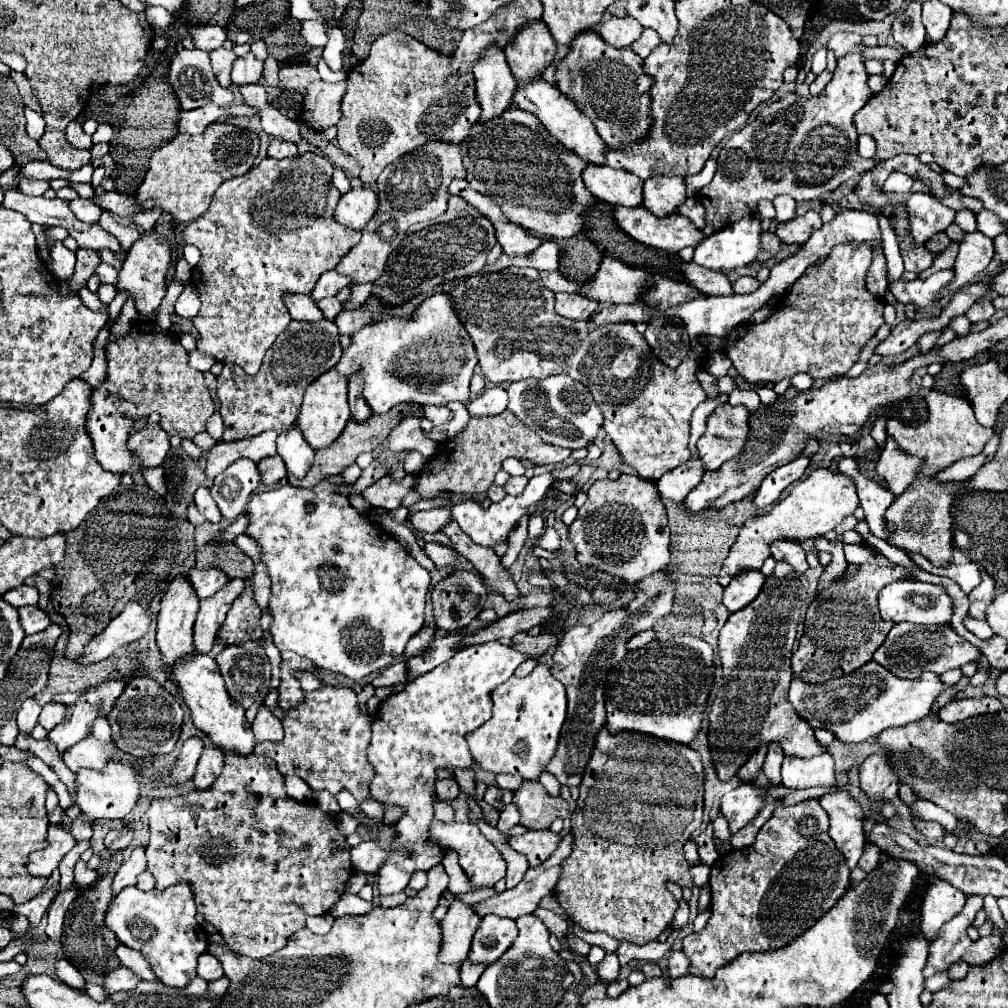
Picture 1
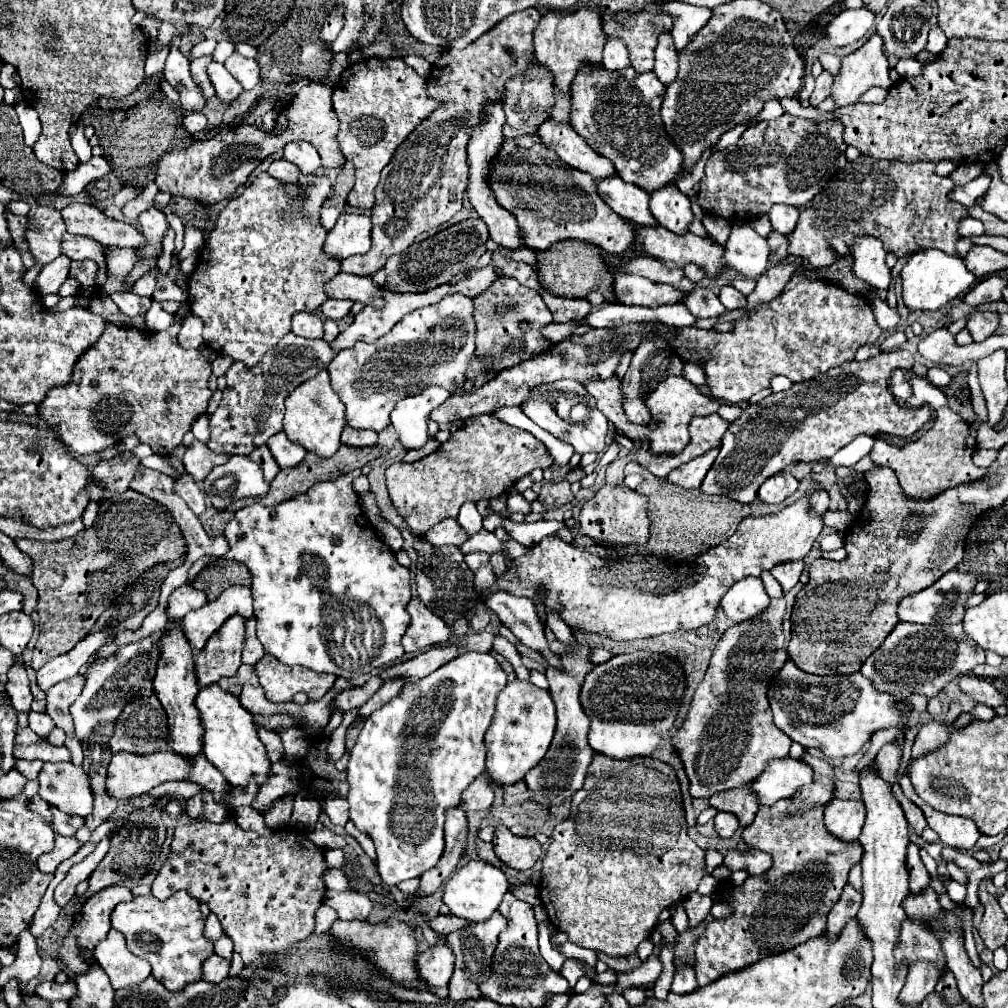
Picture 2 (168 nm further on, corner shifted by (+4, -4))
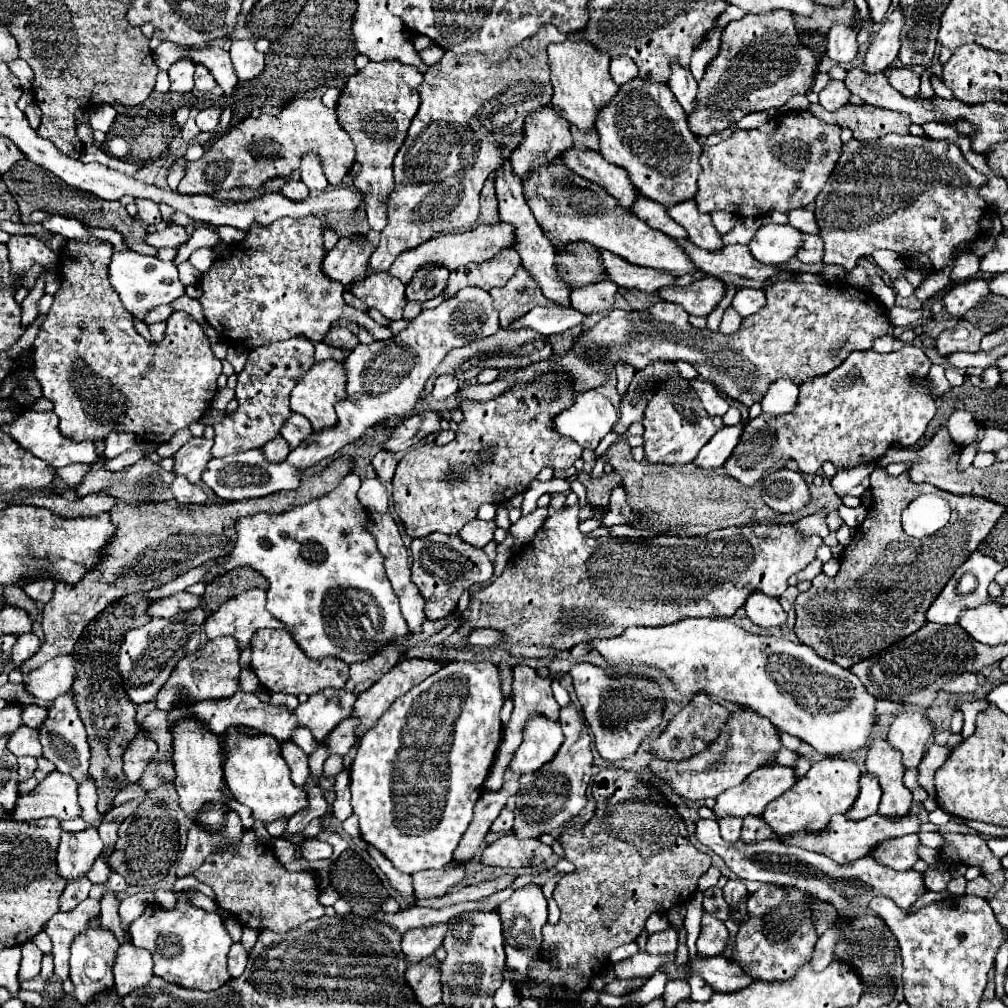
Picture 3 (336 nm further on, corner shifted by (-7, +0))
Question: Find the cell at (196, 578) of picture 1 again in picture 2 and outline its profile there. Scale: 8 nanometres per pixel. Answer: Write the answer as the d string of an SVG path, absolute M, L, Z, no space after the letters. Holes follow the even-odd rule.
M183 584L169 596L165 612L167 612L169 620L177 622L177 620L183 620L183 616L187 612L201 608L205 602L207 602L207 598L203 592L195 590L191 584Z

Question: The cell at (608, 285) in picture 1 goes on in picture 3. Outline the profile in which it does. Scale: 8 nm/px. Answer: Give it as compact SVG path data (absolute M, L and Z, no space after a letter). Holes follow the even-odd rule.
M706 276L704 280L692 282L688 286L666 286L654 292L660 300L682 306L688 314L708 316L724 296L722 280Z

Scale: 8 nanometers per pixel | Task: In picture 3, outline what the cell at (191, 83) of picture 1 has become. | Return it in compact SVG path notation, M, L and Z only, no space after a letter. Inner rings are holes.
M182 58L176 64L172 64L170 70L168 70L170 90L174 90L174 92L192 92L194 72L196 72L196 64L188 58Z

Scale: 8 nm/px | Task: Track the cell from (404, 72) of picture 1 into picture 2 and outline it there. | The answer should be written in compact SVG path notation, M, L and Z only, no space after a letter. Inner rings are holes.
M365 58L351 64L333 86L333 112L339 118L337 142L345 158L355 164L357 176L357 182L347 196L351 208L373 208L379 174L389 164L395 148L439 106L437 100L427 98L425 84L425 78L421 78L401 58Z

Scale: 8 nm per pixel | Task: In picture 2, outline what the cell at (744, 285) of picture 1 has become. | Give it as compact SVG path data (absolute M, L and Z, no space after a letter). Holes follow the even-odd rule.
M723 286L721 294L719 294L719 300L727 310L737 310L737 308L747 306L747 298L739 290L735 290L733 286Z

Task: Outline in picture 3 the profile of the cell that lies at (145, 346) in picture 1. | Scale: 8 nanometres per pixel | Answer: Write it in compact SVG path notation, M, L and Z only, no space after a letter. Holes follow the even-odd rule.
M80 240L66 242L60 252L60 290L54 294L54 304L34 340L34 370L38 372L44 398L54 404L52 410L60 420L58 428L68 440L102 442L112 430L118 430L120 418L130 412L126 424L122 424L122 432L132 432L150 444L164 444L176 430L188 428L192 422L200 420L210 406L218 390L216 380L222 374L222 360L214 356L200 324L186 312L172 312L166 320L168 328L162 342L148 343L142 338L132 326L132 316L122 308L118 294L106 280L108 264L110 250L106 246L90 246Z

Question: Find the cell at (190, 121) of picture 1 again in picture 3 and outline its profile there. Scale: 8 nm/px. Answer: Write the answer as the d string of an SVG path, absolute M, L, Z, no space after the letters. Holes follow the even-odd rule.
M206 108L206 110L200 110L198 116L196 116L196 124L202 132L212 132L216 128L220 120L220 110L218 108Z

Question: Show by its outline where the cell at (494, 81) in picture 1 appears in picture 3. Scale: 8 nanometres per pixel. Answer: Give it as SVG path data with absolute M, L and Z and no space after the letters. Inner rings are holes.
M504 160L502 166L496 168L494 172L494 188L496 188L496 198L498 198L498 216L500 222L508 222L514 224L514 250L520 254L522 258L522 266L530 272L530 276L534 278L534 282L540 286L540 290L554 302L558 302L560 306L570 306L570 286L564 284L556 272L556 252L552 248L552 244L548 242L548 238L544 236L542 228L536 224L532 210L528 208L524 196L522 196L522 184L520 178L514 174L514 168L510 164L510 160Z

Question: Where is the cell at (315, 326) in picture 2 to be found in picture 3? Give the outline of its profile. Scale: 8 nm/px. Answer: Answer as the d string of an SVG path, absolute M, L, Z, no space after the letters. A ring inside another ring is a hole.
M336 326L336 328L330 328L330 330L326 332L324 342L326 342L326 344L332 344L332 346L346 348L346 350L352 350L352 348L358 344L358 338L356 338L348 328Z

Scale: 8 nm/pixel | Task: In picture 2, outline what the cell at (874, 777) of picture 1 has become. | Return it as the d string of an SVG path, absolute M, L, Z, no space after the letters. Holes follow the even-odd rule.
M889 742L879 750L879 754L875 756L875 768L885 782L893 784L897 780L895 776L899 772L901 758L903 758L903 748L895 742Z

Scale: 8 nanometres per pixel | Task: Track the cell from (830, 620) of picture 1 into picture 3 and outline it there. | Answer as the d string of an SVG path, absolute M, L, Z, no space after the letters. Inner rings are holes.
M882 466L870 474L870 490L874 504L866 520L854 530L852 544L844 548L838 574L828 578L820 572L810 590L798 594L794 602L798 640L842 668L852 668L922 628L926 608L1006 510L982 496L960 496L930 484L914 484L906 472L888 476ZM920 494L942 494L952 508L952 518L944 530L924 540L910 538L900 526L902 510Z

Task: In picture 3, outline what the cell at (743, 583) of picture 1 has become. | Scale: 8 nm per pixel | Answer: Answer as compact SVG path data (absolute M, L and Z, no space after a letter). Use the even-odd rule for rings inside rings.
M752 592L744 604L744 610L758 626L778 626L787 620L787 613L782 610L778 598L766 596L764 592Z

